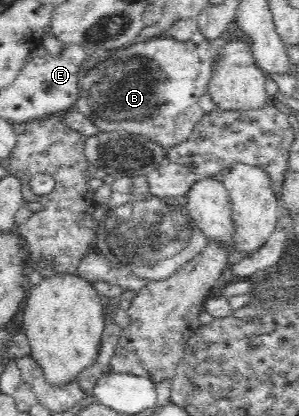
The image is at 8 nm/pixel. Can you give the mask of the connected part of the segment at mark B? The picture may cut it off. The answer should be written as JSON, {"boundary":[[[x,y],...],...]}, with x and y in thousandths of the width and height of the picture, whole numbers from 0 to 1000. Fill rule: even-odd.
{"boundary":[[[736,87],[686,94],[669,106],[639,96],[595,99],[565,89],[468,91],[452,103],[388,118],[344,135],[304,168],[274,180],[268,236],[247,264],[301,286],[338,317],[431,317],[485,327],[545,356],[585,356],[639,334],[652,303],[679,286],[666,236],[696,224],[706,154],[732,115],[766,96]]]}

